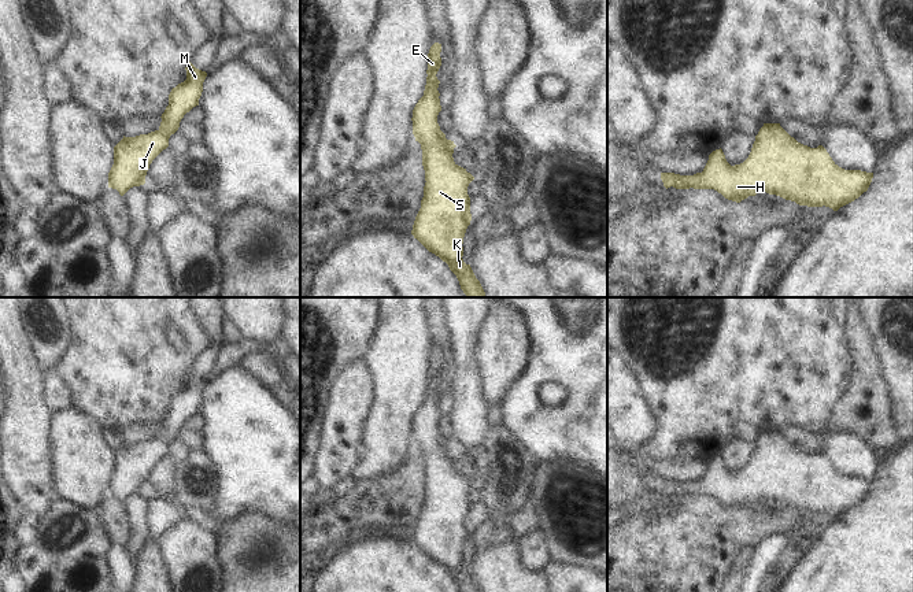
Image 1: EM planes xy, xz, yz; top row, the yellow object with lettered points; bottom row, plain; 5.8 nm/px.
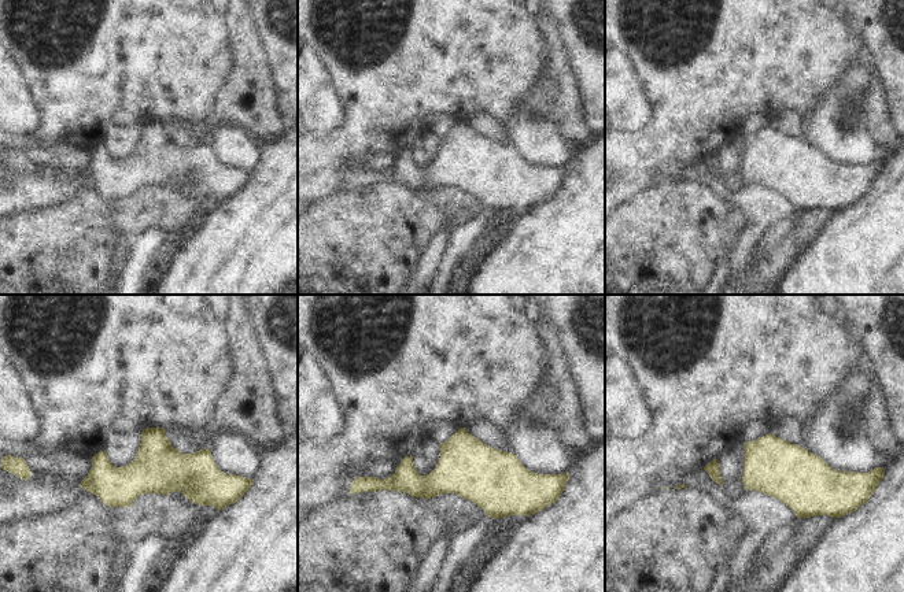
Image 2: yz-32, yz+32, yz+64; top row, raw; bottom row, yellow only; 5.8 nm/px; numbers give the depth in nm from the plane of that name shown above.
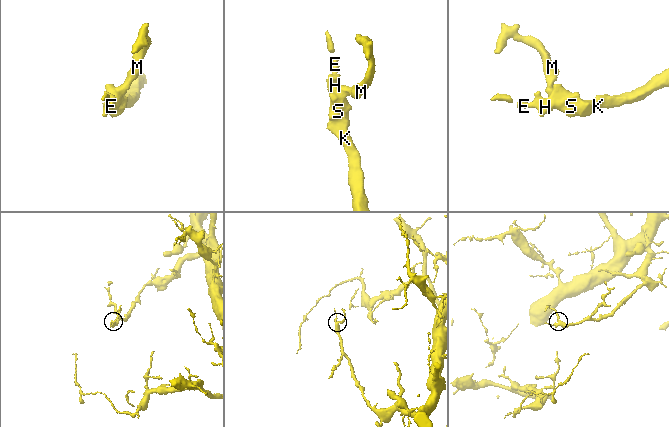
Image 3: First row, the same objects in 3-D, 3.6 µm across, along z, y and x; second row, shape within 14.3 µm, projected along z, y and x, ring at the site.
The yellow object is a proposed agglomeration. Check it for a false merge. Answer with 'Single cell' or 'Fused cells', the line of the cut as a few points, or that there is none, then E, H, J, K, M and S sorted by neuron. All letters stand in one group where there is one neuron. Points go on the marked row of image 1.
Single cell. No split. Groups: E H J K M S.

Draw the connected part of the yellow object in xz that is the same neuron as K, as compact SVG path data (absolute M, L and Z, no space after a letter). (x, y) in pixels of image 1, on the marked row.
M435 42L428 53L426 85L424 96L418 100L413 110L413 134L415 141L421 144L422 166L425 170L424 197L421 208L415 217L411 234L417 238L429 252L439 256L446 262L450 270L456 275L461 289L466 297L485 297L485 292L476 278L470 264L466 264L463 256L463 237L472 221L470 197L467 186L474 177L466 169L454 162L452 153L456 147L454 141L447 140L446 134L440 130L437 115L441 111L440 93L437 90L440 81L436 74L441 66L441 44Z

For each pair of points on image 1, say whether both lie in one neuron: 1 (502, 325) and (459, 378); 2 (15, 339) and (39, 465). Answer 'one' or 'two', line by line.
1: two
2: one

